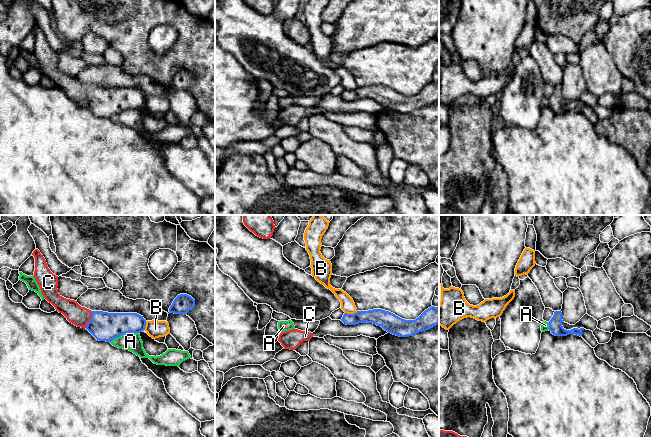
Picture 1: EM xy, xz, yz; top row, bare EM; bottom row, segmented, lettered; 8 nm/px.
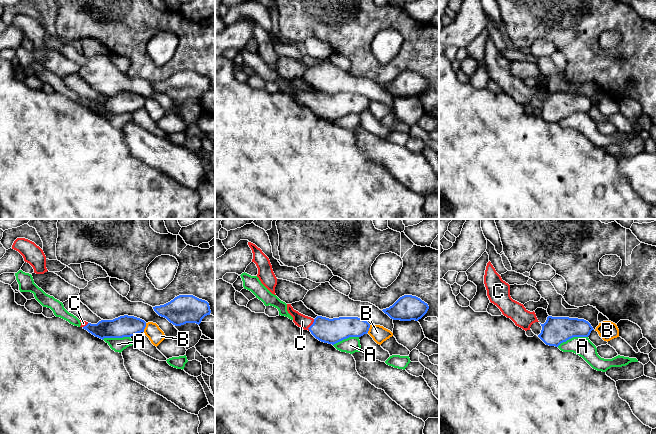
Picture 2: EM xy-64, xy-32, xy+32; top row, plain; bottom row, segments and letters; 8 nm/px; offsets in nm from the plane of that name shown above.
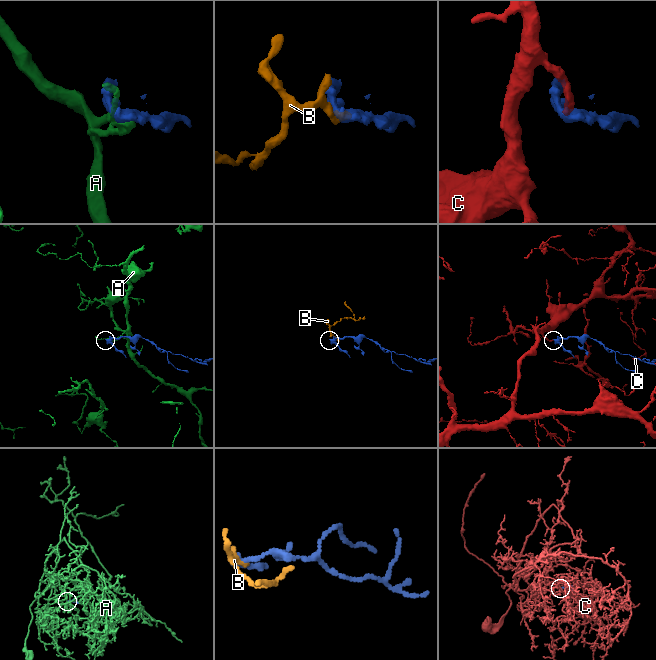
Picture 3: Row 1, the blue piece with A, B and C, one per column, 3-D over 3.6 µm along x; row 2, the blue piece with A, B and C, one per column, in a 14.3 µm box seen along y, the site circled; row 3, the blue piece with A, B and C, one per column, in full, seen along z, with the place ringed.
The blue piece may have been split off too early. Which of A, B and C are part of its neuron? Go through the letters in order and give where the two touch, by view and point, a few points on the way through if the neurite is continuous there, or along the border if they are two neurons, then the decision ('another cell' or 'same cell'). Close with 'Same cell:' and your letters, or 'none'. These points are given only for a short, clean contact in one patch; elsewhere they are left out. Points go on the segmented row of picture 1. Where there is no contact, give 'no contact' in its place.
A: meets blue in xy at (124, 333); another cell
B: meets blue in xz at (351, 314); border along xz (357, 311), (345, 313); another cell
C: meets blue in xy at (90, 319); runs through xy (104, 326), (90, 319), (79, 316); same cell
Same cell: C

